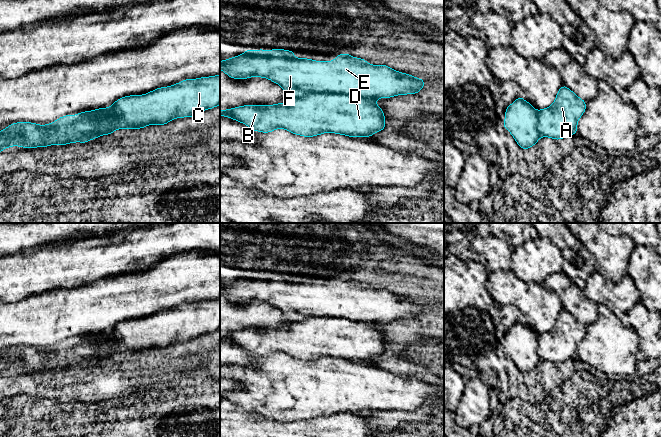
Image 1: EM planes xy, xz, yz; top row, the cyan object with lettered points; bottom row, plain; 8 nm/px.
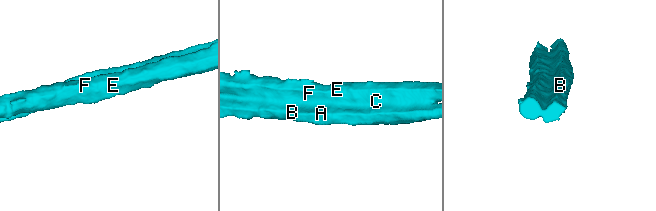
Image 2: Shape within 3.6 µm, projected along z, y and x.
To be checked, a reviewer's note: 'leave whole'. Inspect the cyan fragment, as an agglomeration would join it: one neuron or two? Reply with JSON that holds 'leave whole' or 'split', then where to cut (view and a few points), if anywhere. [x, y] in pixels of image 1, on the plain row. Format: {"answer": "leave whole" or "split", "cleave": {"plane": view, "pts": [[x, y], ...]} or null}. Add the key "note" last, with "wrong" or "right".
{"answer": "split", "cleave": {"plane": "xy", "pts": [[119, 338], [102, 346], [103, 356], [72, 359]]}, "note": "wrong"}

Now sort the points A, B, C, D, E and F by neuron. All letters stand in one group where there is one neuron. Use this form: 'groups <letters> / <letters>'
groups A B D / C E F

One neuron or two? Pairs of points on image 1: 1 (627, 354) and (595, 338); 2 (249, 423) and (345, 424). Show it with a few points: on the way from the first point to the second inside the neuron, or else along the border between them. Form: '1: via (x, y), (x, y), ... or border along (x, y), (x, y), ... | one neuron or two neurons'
1: via (619, 354), (609, 346), (603, 346) | one neuron
2: via (273, 426), (321, 426) | one neuron

